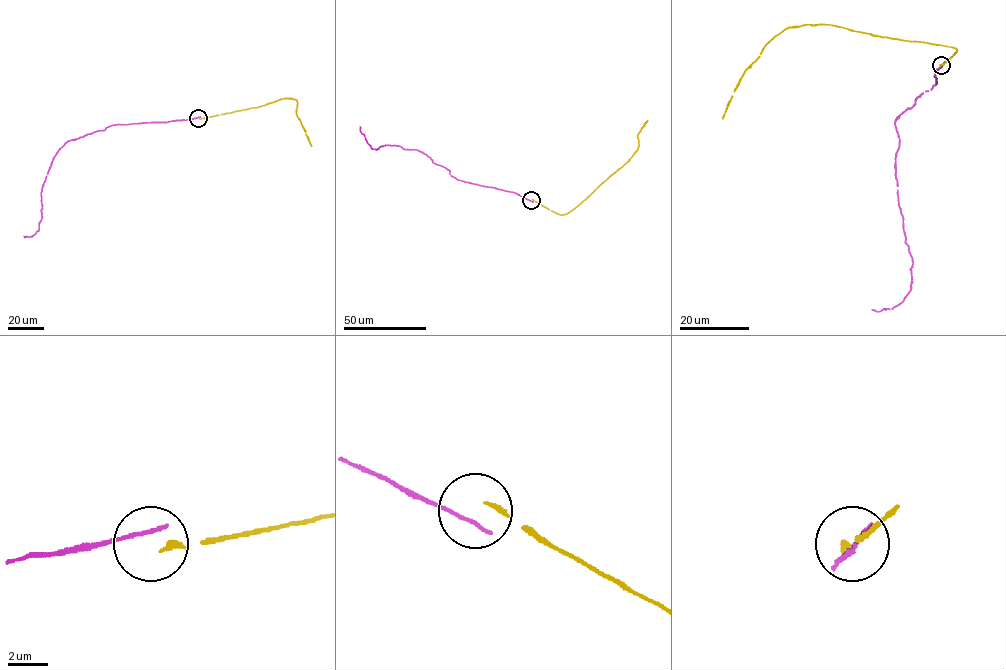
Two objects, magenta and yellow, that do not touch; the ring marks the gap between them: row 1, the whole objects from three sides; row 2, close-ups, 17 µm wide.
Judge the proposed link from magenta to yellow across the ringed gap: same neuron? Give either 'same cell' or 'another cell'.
another cell

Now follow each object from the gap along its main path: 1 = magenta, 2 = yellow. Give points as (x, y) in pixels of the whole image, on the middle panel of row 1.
1: (531, 201), (514, 192), (457, 180), (448, 170), (416, 150), (385, 145), (376, 150), (371, 148), (360, 126)
2: (532, 200), (559, 214), (566, 214), (577, 207), (631, 157), (639, 145), (637, 136), (647, 120)

